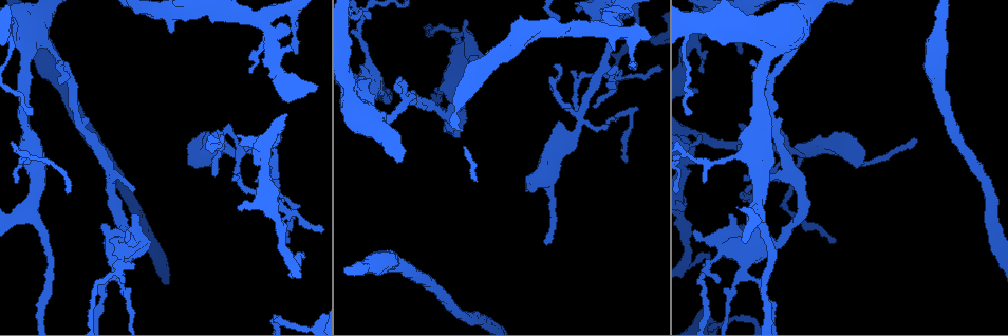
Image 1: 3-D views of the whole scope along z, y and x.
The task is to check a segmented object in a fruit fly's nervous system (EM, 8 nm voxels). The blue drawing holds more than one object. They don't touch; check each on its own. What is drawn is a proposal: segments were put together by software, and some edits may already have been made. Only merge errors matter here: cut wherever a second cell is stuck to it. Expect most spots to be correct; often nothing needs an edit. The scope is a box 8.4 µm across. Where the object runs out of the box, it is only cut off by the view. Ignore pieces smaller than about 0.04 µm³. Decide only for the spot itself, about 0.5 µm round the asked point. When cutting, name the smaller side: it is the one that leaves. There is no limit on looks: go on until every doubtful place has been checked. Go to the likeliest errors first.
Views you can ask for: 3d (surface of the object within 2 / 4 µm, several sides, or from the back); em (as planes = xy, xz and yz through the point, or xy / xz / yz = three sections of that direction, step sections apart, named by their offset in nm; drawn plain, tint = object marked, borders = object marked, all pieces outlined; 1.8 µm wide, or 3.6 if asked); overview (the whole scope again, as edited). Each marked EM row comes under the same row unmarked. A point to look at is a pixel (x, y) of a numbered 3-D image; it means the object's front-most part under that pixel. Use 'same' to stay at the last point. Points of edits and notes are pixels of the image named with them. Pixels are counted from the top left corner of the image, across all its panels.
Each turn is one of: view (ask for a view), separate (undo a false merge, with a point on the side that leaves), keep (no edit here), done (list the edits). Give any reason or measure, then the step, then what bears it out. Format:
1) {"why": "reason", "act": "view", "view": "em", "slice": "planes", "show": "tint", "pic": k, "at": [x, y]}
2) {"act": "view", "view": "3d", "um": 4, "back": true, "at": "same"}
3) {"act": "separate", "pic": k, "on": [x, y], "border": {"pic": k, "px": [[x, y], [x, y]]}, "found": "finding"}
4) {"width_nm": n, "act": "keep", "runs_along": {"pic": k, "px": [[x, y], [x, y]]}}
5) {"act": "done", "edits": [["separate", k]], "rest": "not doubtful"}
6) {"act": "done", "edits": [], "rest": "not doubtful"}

{"why": "sudden change in width", "act": "view", "view": "3d", "um": 2, "pic": 1, "at": [455, 31]}

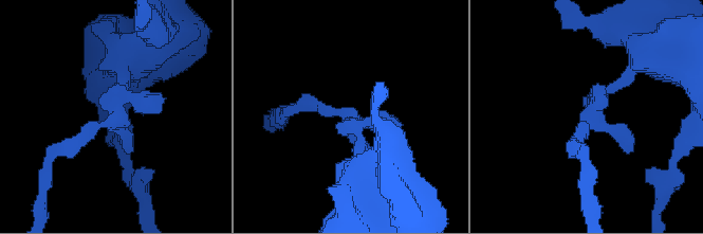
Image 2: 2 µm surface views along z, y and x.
{"act": "view", "view": "em", "slice": "xz", "step": 4, "show": "tint", "pic": 2, "at": [117, 110]}

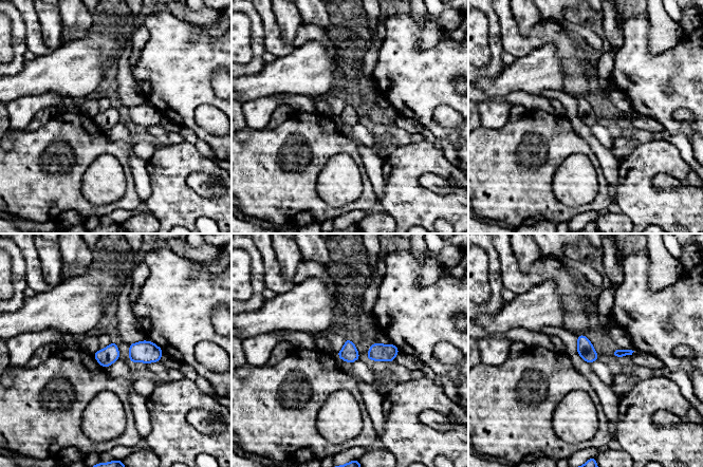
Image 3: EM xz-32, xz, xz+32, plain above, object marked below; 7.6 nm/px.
{"why": "another direction", "act": "view", "view": "em", "slice": "planes", "show": "borders", "at": "same"}

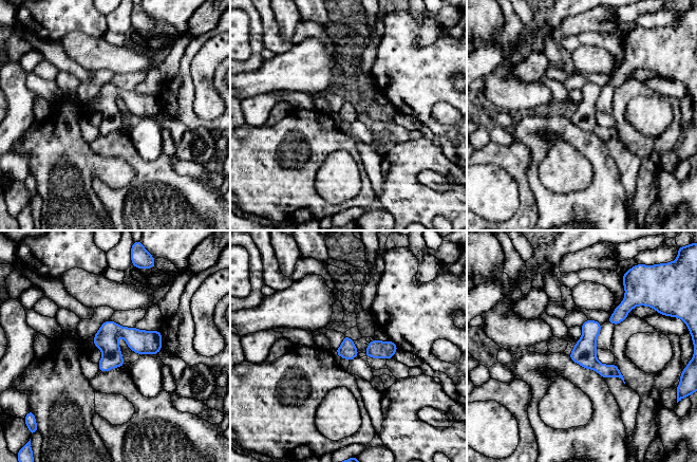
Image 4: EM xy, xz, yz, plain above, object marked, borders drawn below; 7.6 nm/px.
{"act": "keep", "found": "continuous, no second cell"}

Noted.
{"why": "sharp bend", "act": "view", "view": "em", "um": 3.6, "slice": "planes", "show": "tint", "pic": 1, "at": [264, 20]}

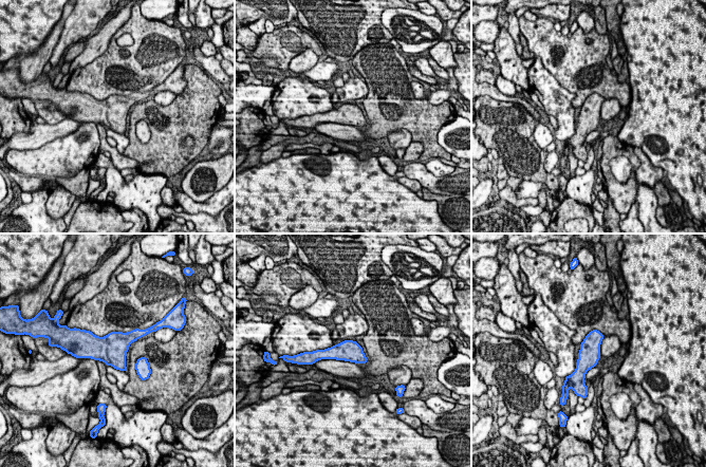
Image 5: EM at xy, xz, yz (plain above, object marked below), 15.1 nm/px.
{"act": "keep", "found": "all the same cell"}

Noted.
{"why": "thick turns thin", "act": "view", "view": "em", "slice": "yz", "step": 4, "show": "tint", "pic": 1, "at": [543, 180]}

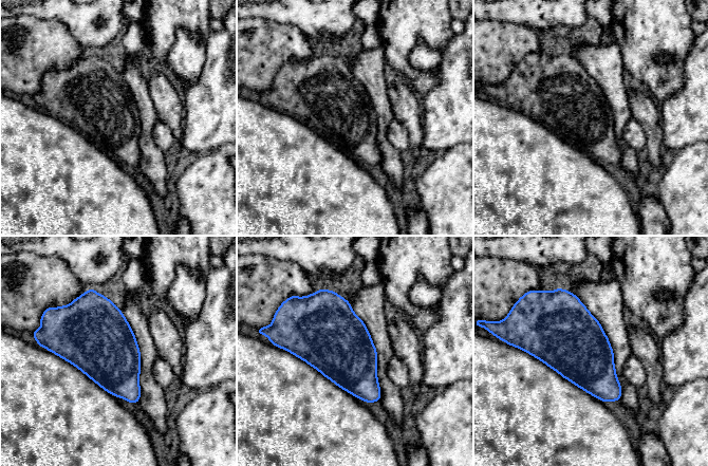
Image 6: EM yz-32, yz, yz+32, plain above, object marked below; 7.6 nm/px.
{"act": "keep", "found": "one cell here"}

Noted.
{"act": "done", "edits": [], "rest": "not doubtful"}

